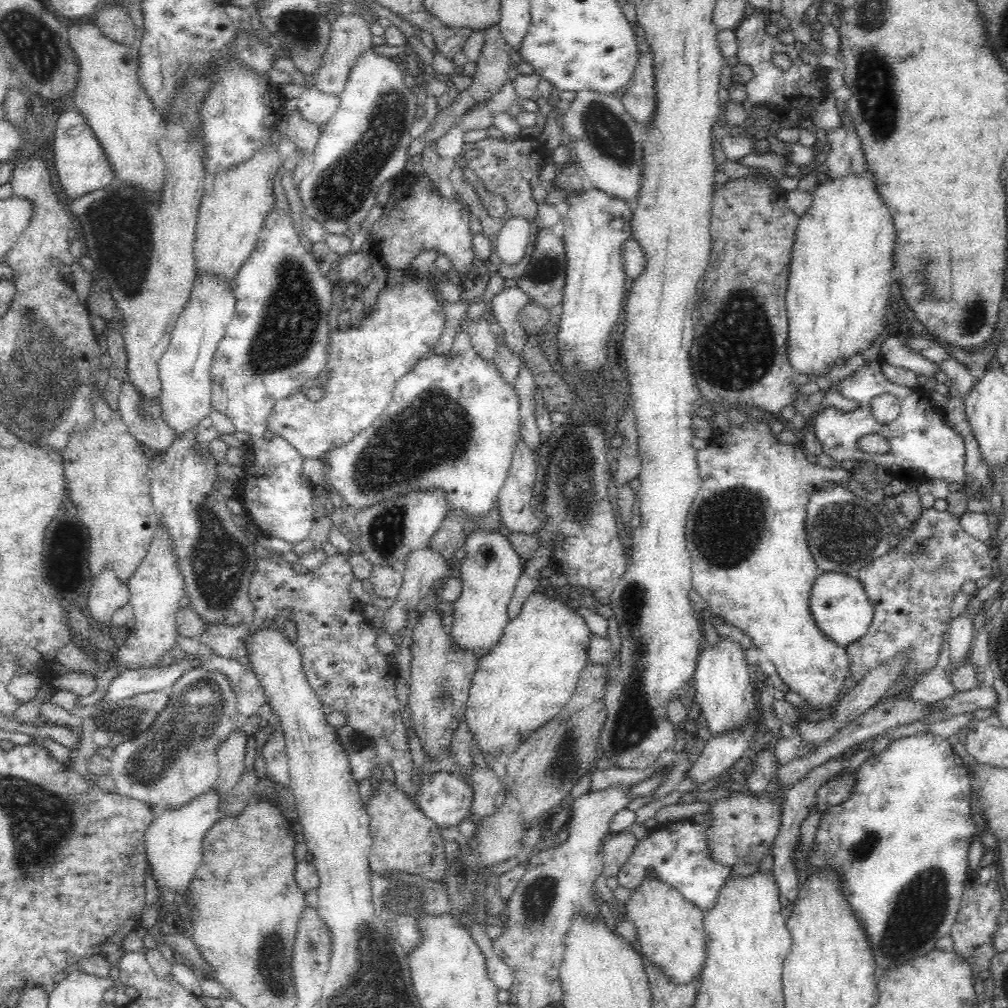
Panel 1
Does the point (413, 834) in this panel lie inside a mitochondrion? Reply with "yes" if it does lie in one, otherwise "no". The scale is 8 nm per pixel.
no

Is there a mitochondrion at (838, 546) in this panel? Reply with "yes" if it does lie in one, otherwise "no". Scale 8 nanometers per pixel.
yes

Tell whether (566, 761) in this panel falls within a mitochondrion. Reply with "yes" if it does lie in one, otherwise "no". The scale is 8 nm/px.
yes

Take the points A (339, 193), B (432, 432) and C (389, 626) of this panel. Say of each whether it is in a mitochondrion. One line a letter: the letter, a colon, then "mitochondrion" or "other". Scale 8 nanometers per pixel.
A: mitochondrion
B: mitochondrion
C: other

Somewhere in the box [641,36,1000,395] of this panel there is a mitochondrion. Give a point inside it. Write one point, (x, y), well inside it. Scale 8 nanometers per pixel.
(873, 74)

